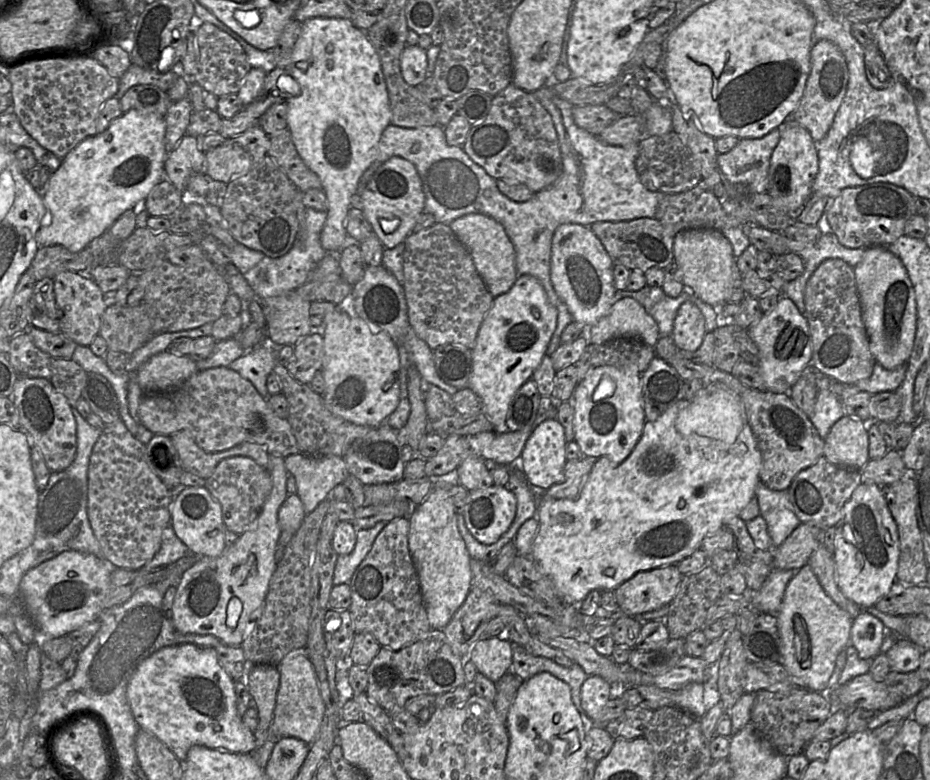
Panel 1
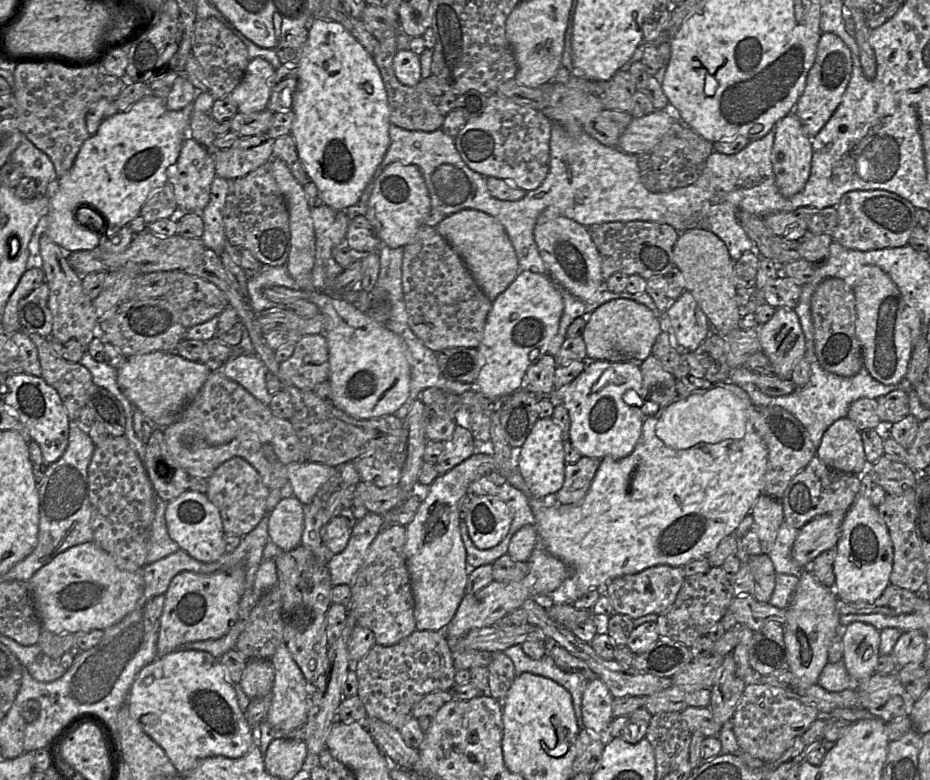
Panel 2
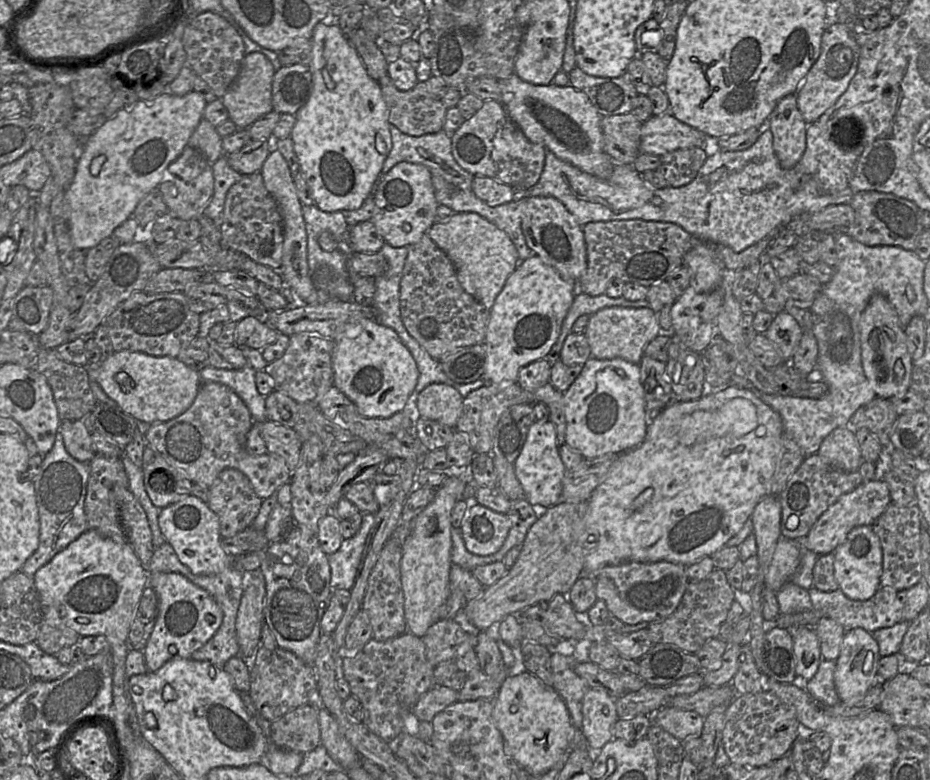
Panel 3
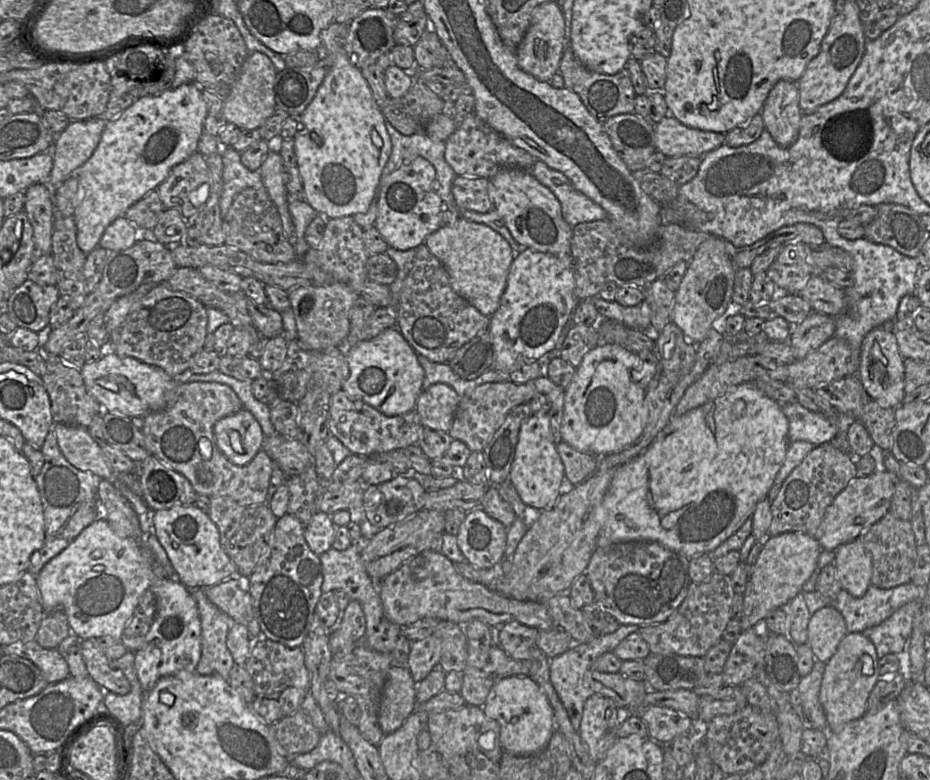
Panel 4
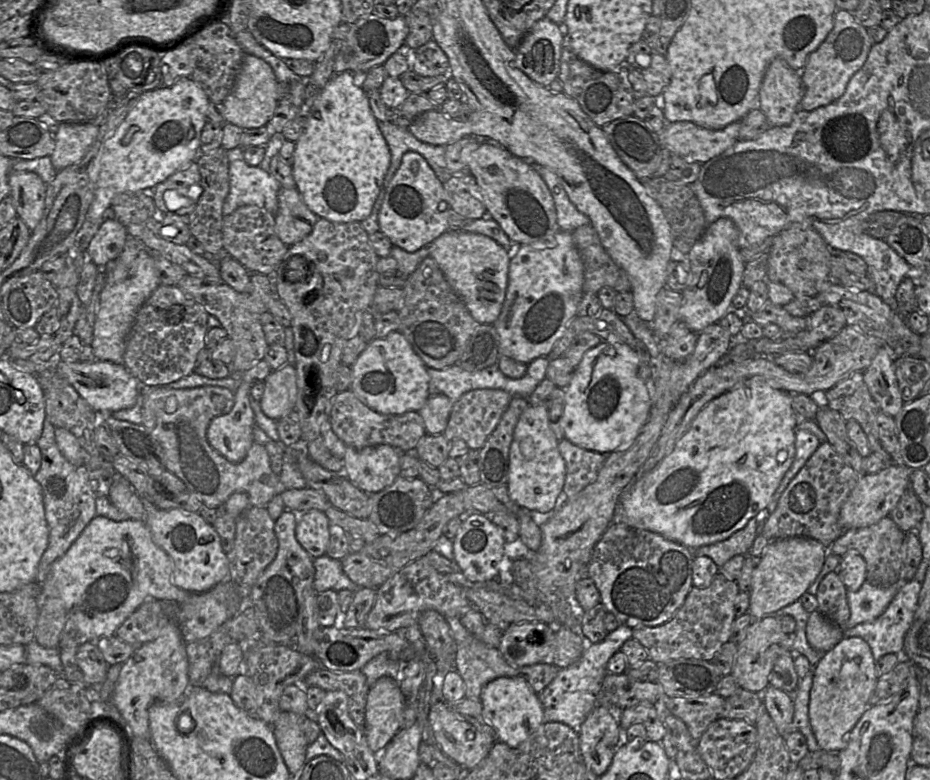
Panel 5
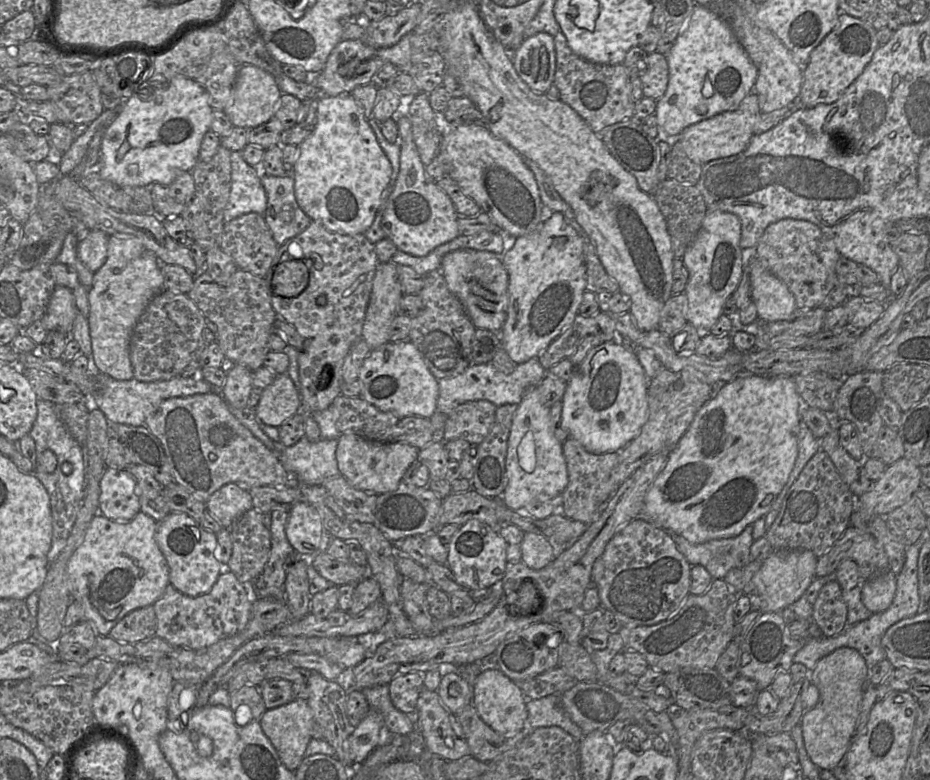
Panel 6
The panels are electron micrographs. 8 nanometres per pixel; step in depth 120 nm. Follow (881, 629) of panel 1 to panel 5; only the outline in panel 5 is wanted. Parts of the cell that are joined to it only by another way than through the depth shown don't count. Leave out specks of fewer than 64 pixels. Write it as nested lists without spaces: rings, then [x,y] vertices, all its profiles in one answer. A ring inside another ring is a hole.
[[[844,637],[832,650],[825,653],[813,671],[808,715],[819,747],[825,751],[846,748],[848,735],[868,708],[868,701],[878,678],[868,643],[860,637]]]

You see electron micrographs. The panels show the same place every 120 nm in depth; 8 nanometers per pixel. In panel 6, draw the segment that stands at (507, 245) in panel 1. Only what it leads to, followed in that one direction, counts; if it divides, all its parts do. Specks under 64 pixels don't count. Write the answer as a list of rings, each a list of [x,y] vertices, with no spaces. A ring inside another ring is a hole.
[[[458,249],[447,253],[441,272],[449,290],[461,302],[476,329],[500,333],[507,318],[508,273],[502,260],[489,251]]]

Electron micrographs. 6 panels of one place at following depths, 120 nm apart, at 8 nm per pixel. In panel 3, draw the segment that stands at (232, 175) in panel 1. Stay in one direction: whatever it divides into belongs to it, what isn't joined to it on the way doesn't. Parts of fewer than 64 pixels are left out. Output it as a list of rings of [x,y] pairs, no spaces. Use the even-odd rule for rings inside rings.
[[[251,140],[240,150],[227,155],[229,166],[241,175],[260,172],[270,154],[267,140]]]

